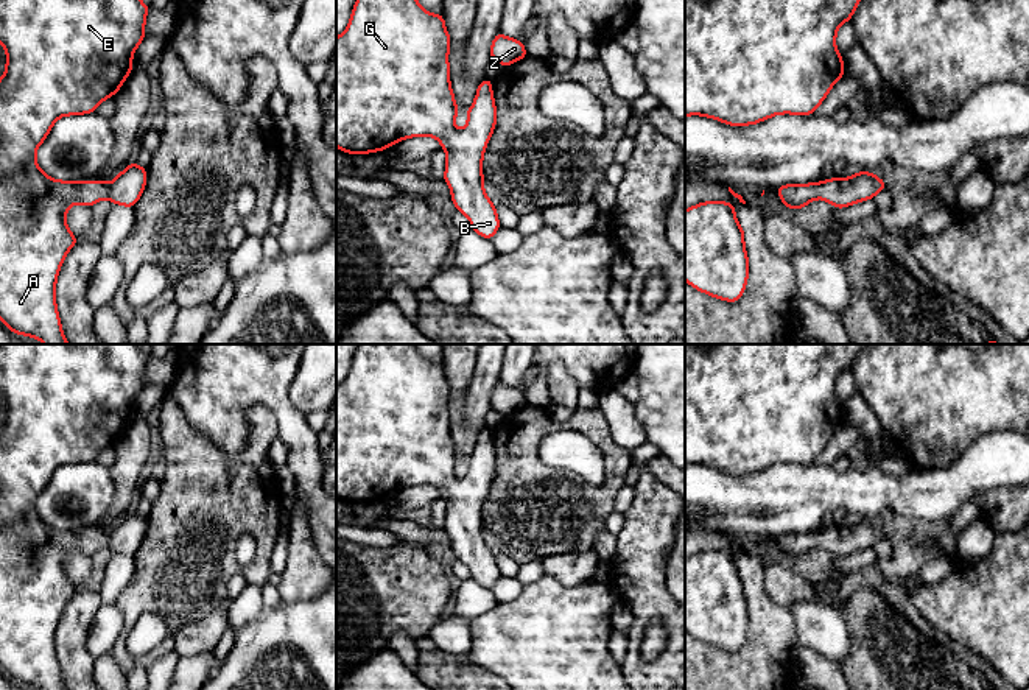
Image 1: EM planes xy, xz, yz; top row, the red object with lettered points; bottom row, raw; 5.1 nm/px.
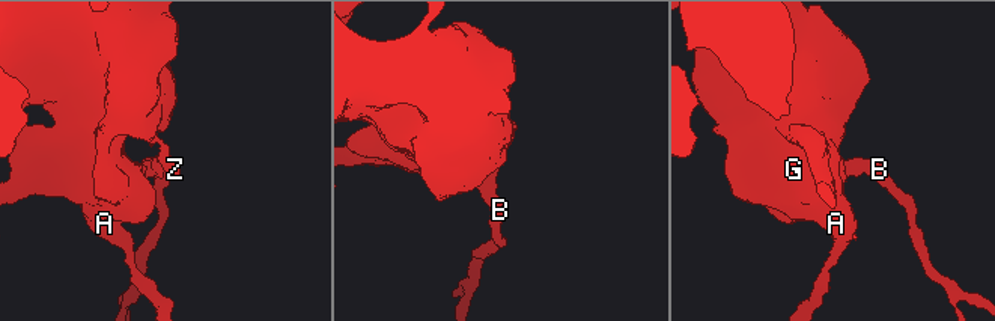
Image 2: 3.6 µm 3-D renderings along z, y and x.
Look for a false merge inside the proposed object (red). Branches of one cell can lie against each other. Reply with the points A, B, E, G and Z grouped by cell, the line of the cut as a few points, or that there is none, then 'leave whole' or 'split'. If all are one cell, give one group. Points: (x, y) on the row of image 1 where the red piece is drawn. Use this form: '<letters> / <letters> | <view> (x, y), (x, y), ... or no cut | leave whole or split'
A B E G Z | no cut | leave whole

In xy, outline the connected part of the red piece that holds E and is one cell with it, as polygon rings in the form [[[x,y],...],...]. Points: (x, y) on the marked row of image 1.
[[[0,0],[0,44],[6,48],[6,70],[0,78],[0,321],[14,333],[37,338],[44,344],[70,344],[62,333],[56,308],[56,279],[67,252],[79,240],[65,224],[65,213],[72,204],[92,207],[100,199],[134,207],[146,184],[146,168],[129,164],[111,184],[103,181],[56,181],[47,176],[36,162],[36,151],[47,139],[54,121],[64,115],[83,115],[95,112],[98,104],[114,97],[132,72],[132,55],[145,39],[145,20],[149,5],[140,0]]]

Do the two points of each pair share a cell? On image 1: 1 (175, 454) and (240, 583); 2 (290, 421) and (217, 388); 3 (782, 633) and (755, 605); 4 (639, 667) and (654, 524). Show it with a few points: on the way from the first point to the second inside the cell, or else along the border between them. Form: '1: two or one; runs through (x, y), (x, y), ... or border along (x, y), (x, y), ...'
1: two; border along (242, 573), (234, 573), (229, 578), (226, 598)
2: one; runs through (274, 402), (260, 388), (235, 388)
3: one; runs through (776, 626), (762, 611)
4: one; runs through (637, 631), (643, 617), (643, 559)

